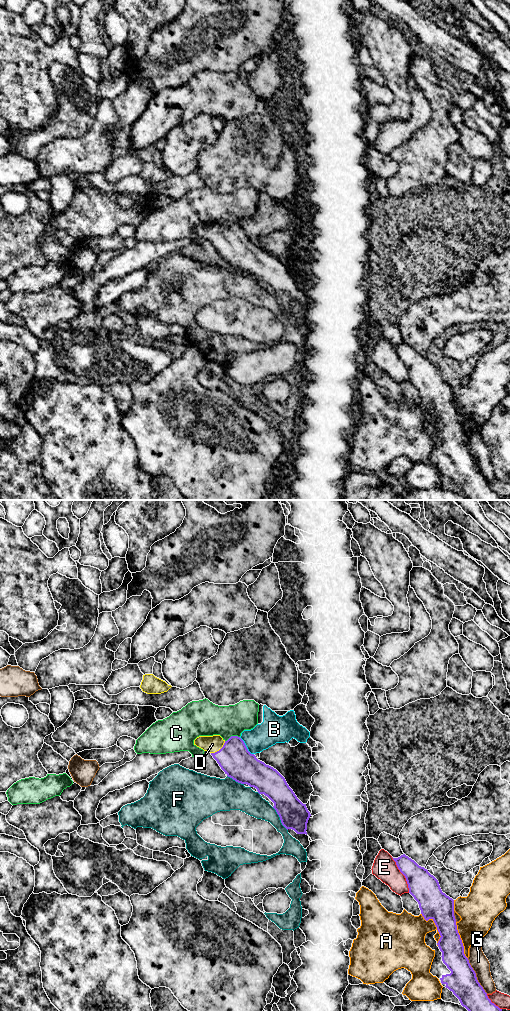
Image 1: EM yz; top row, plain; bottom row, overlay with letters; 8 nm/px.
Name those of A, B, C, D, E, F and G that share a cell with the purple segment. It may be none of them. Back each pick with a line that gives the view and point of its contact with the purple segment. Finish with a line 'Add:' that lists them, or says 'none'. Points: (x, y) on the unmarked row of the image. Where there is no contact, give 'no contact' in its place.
D: yz (220, 237)
Add: D

